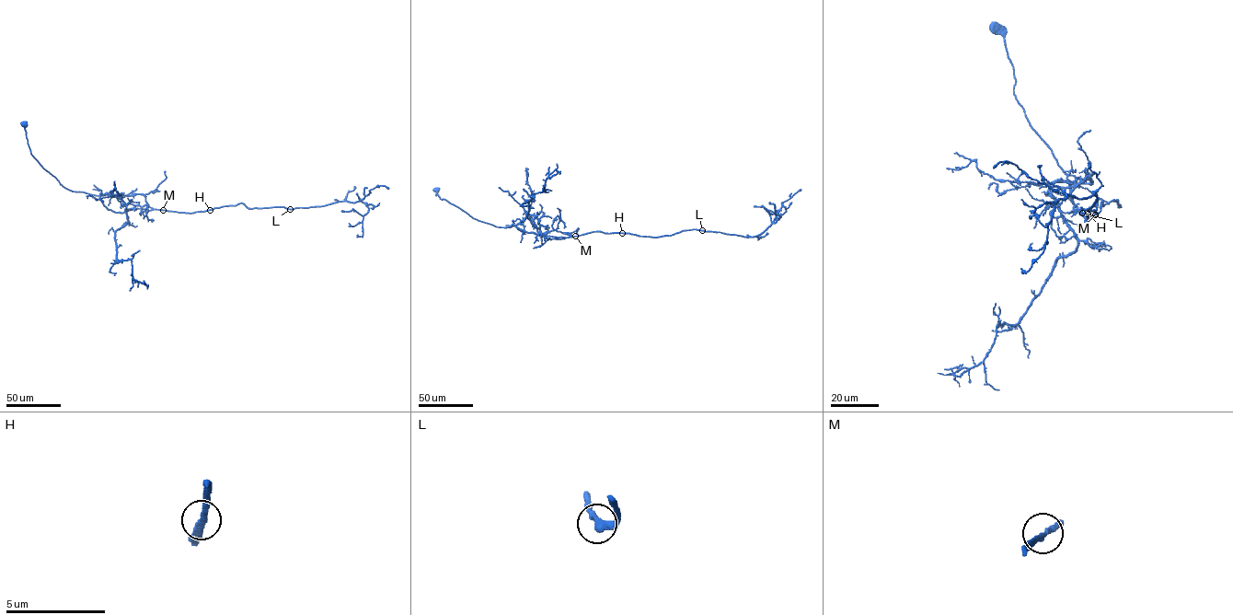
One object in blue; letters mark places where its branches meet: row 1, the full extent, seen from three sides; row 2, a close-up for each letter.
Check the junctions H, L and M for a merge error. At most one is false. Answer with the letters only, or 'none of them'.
none of them

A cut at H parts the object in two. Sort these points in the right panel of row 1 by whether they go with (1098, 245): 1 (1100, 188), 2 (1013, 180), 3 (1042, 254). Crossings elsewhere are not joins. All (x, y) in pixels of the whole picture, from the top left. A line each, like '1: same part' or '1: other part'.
1: other part
2: same part
3: other part

